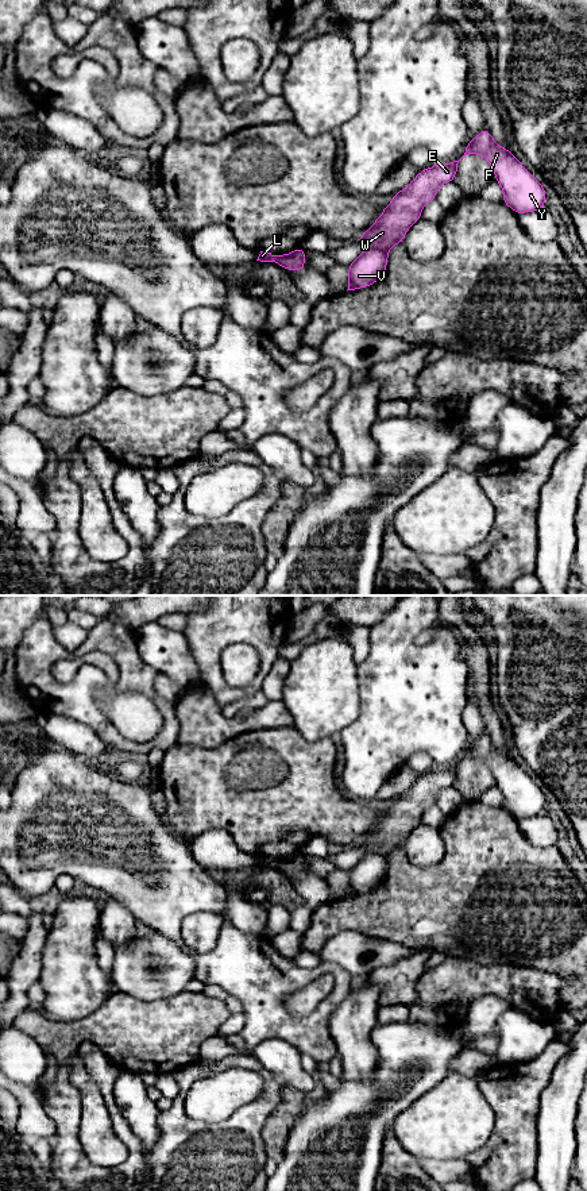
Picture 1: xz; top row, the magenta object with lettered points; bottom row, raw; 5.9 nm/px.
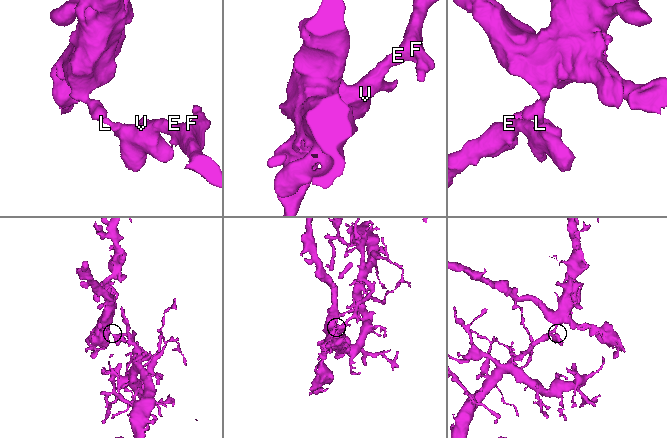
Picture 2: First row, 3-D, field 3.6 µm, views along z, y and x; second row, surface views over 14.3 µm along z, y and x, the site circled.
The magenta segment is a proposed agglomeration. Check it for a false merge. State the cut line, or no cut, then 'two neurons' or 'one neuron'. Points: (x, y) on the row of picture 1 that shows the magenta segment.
cut xz (277, 257), (274, 261); two neurons

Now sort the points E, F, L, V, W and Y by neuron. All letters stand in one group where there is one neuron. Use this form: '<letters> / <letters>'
E F V W Y / L

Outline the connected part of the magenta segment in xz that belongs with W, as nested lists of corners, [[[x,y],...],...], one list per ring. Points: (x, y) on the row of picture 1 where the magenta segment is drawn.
[[[459,161],[421,170],[383,208],[382,215],[364,231],[359,240],[368,242],[367,247],[352,263],[348,263],[348,289],[363,289],[382,278],[387,267],[389,251],[403,243],[409,228],[421,219],[426,203],[436,200],[437,189],[455,181]]]

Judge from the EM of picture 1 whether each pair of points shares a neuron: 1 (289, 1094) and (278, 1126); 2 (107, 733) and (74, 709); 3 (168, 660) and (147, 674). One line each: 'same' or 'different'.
1: same
2: same
3: different

